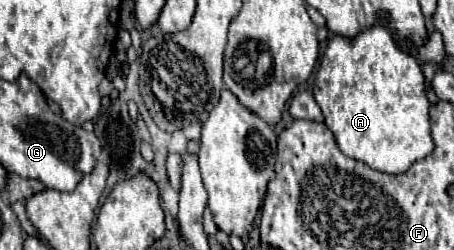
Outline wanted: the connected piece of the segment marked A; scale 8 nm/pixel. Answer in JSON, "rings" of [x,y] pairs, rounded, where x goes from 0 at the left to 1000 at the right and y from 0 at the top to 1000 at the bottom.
{"rings":[[[822,104],[778,160],[725,152],[689,336],[689,384],[756,616],[822,680],[888,696],[910,648],[954,608],[945,400],[932,328],[919,240],[883,208],[844,104]]]}

